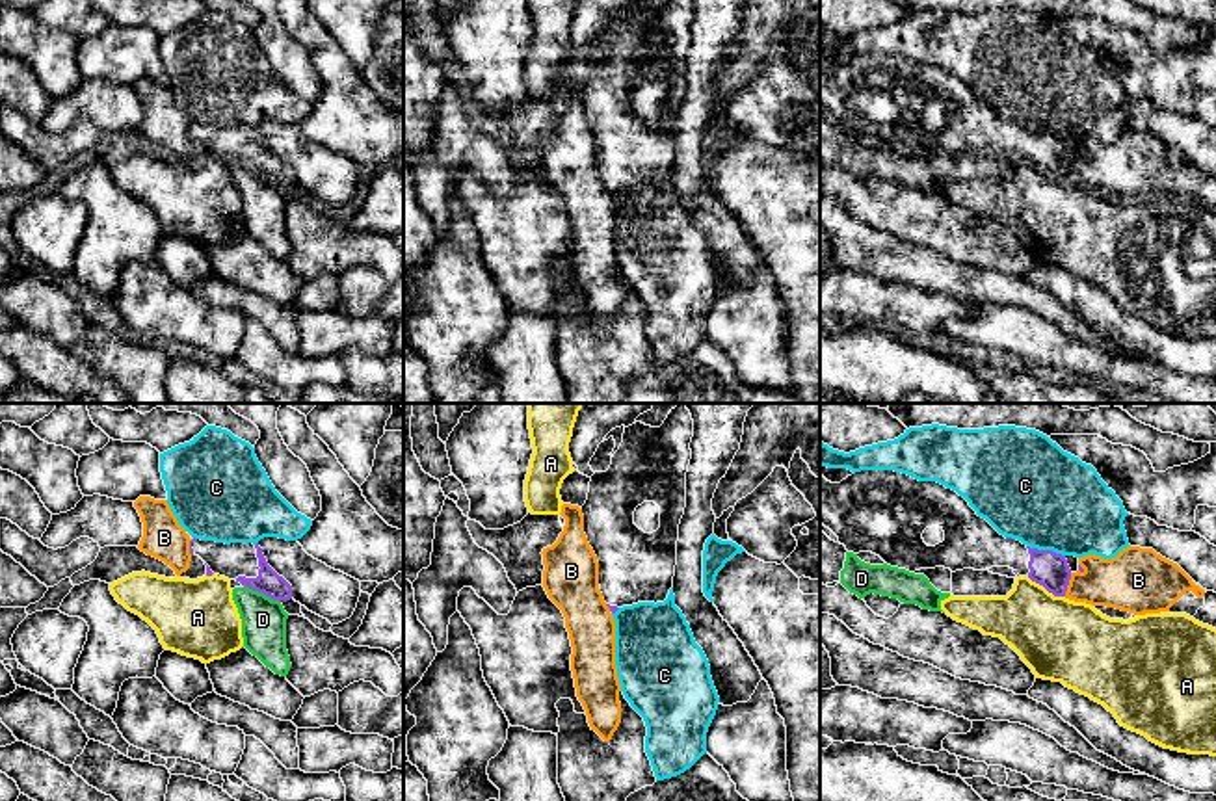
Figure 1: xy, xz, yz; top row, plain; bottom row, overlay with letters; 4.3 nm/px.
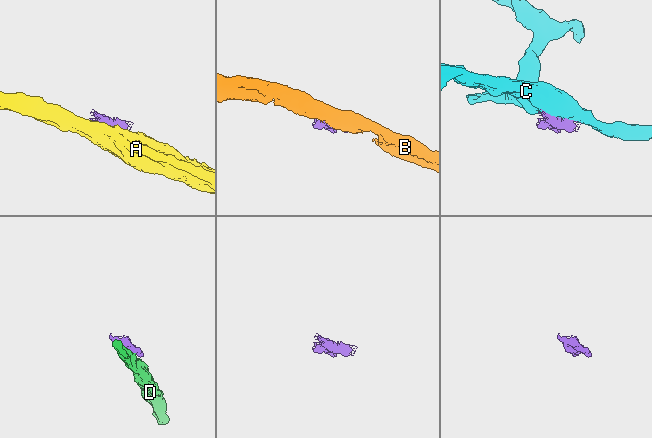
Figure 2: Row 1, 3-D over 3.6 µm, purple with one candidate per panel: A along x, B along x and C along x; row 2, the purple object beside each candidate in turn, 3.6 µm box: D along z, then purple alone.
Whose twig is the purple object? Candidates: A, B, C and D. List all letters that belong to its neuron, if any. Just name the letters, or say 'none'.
none

